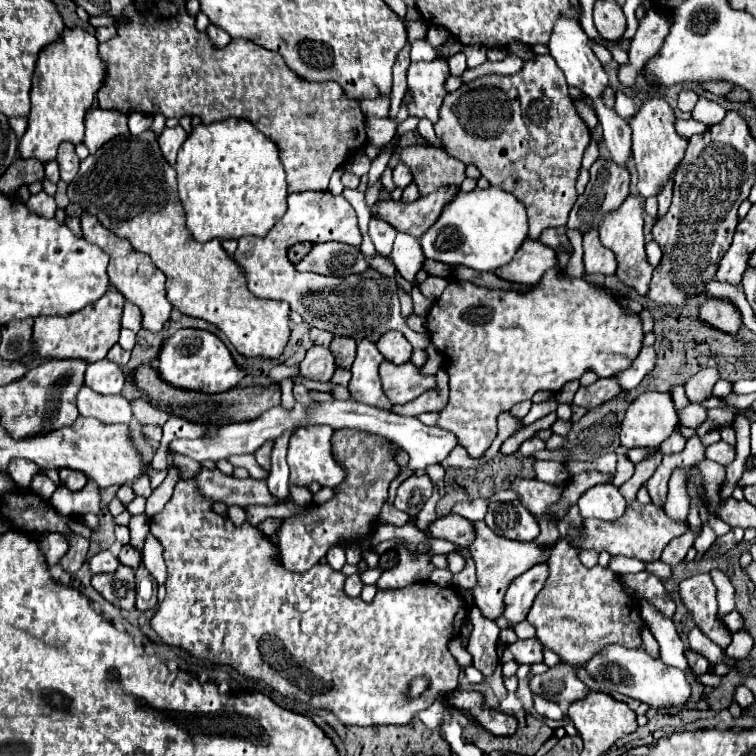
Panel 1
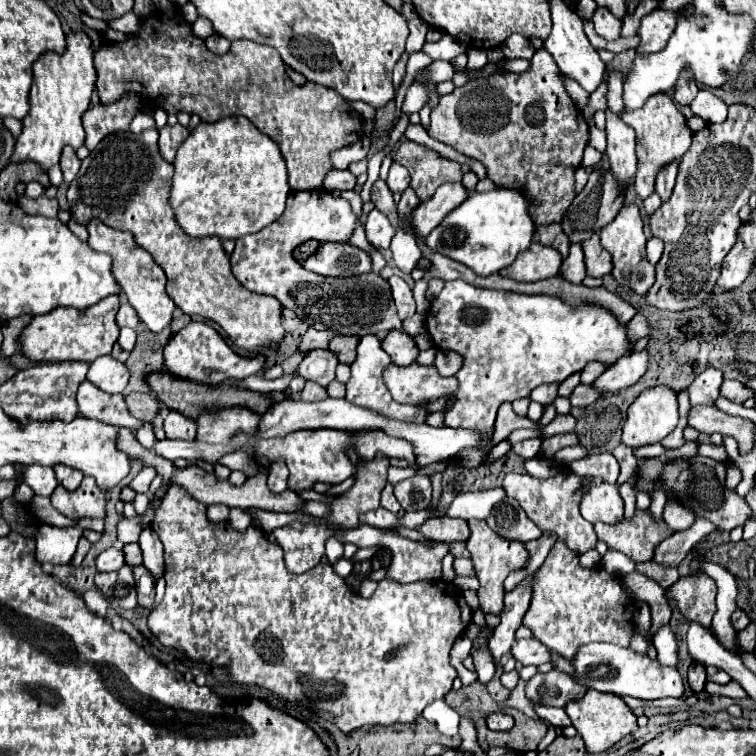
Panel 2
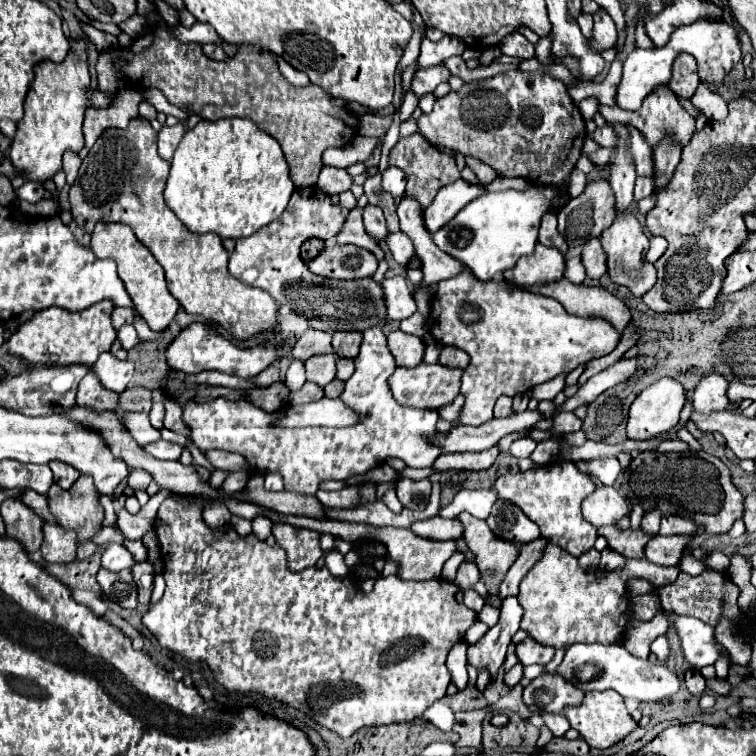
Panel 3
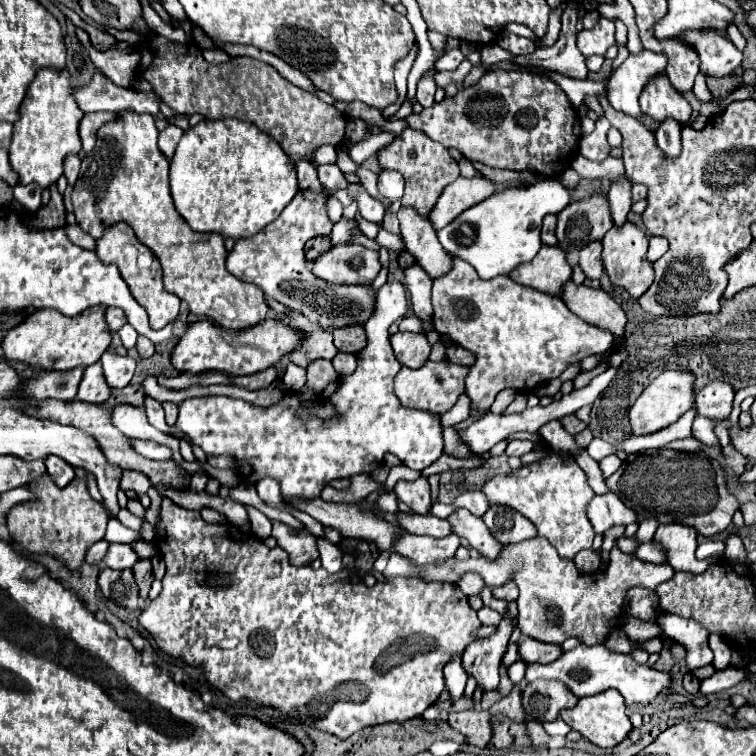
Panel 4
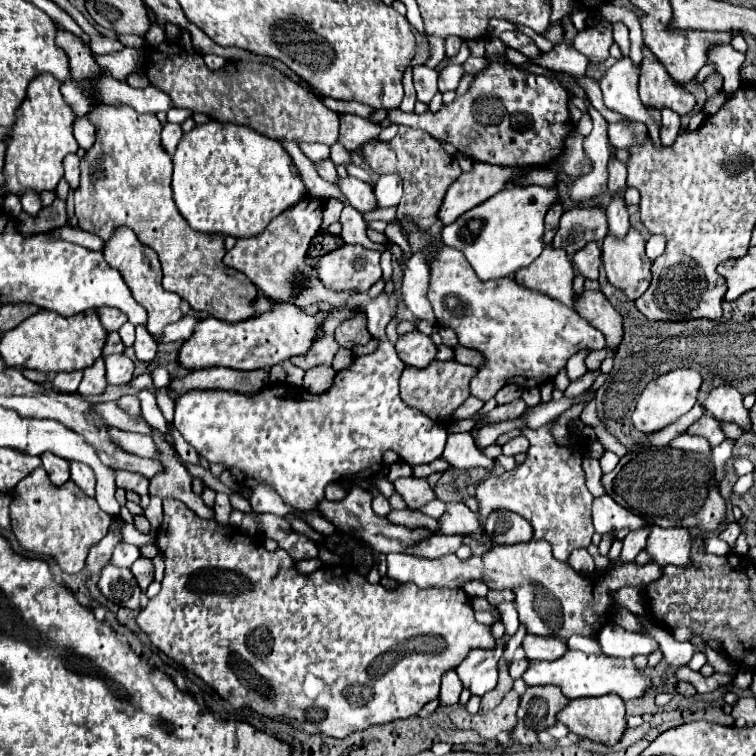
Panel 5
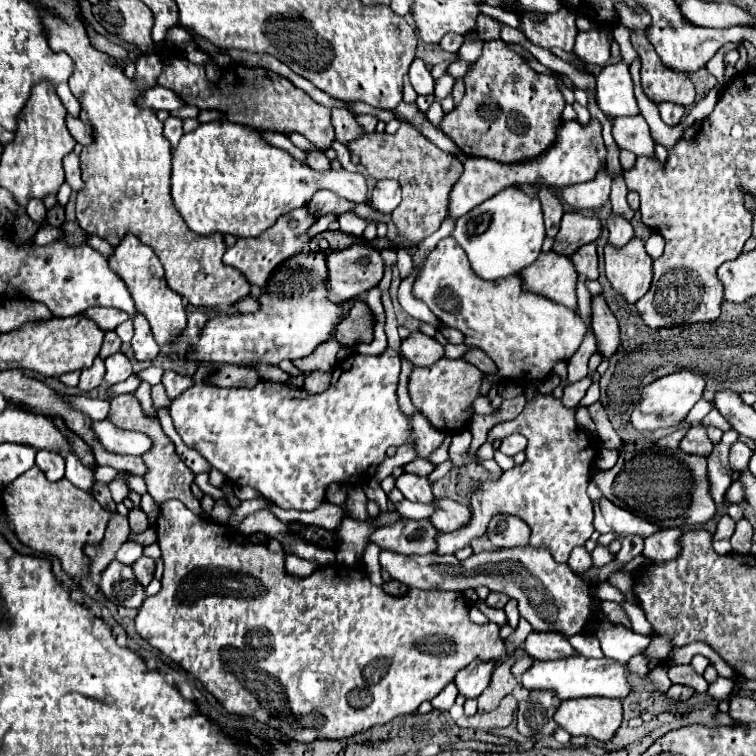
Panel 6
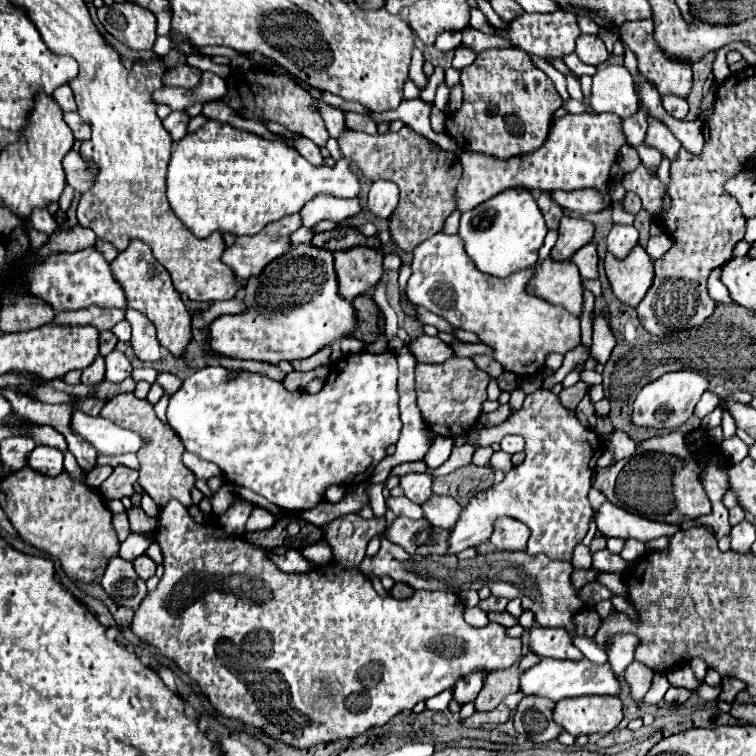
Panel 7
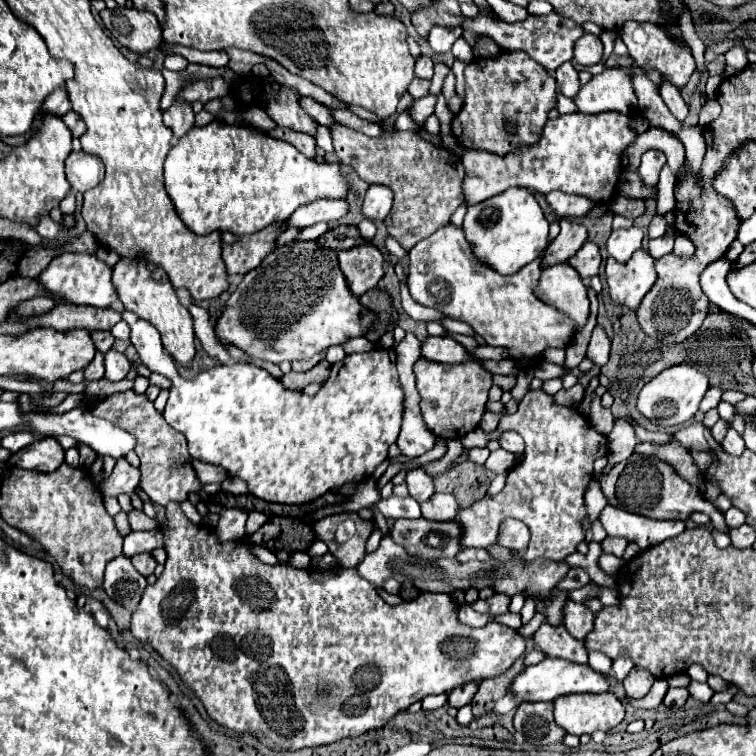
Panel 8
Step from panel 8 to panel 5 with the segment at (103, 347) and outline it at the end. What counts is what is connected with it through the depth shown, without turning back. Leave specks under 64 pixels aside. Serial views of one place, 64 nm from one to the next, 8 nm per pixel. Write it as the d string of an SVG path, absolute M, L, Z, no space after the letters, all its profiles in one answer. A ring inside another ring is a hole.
M118 332L108 334L106 346L104 346L104 356L108 356L108 354L122 354L122 352L124 352L124 344L122 344Z

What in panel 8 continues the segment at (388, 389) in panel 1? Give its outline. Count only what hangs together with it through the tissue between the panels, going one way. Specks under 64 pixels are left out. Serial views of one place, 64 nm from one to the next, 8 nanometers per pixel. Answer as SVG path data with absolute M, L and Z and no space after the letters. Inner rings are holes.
M420 358L414 364L416 388L420 392L420 410L426 426L434 432L434 436L444 440L460 440L470 430L478 428L482 414L486 412L488 390L492 386L492 374L486 372L480 362L464 362L464 364L438 364Z

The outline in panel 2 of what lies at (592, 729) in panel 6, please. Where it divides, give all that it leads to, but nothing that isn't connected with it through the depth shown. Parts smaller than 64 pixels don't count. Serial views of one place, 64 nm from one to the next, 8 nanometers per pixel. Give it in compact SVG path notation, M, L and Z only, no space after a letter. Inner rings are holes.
M592 688L580 700L568 702L566 704L566 714L570 716L572 726L582 736L588 754L598 754L598 752L608 750L622 736L626 736L626 734L630 734L630 732L634 732L638 728L636 716L632 714L632 710L626 706L626 702L620 696L598 692L598 690L592 690Z

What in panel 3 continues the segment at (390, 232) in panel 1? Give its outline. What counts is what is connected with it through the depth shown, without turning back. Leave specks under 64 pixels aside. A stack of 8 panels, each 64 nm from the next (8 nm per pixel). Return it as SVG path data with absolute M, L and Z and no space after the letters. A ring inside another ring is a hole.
M368 204L364 210L364 226L366 226L368 236L372 240L376 240L378 244L382 244L386 240L386 236L390 234L386 228L386 220L384 220L382 210L378 206L372 206L372 204Z

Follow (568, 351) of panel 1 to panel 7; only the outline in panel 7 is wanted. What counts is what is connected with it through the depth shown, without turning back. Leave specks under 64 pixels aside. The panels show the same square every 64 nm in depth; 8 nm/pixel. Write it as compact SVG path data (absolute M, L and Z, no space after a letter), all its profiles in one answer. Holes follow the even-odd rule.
M438 232L414 248L412 276L408 280L406 292L408 292L408 298L412 304L428 308L430 312L448 320L454 328L474 332L482 344L486 344L494 350L492 356L502 364L504 372L512 372L520 378L528 378L528 376L538 374L540 370L544 370L546 358L552 352L566 354L568 350L574 350L580 344L580 320L576 316L572 316L566 308L552 306L546 300L540 300L534 294L528 294L526 282L530 276L532 276L532 268L520 270L506 278L486 276L474 268L458 234L448 236L448 234Z

